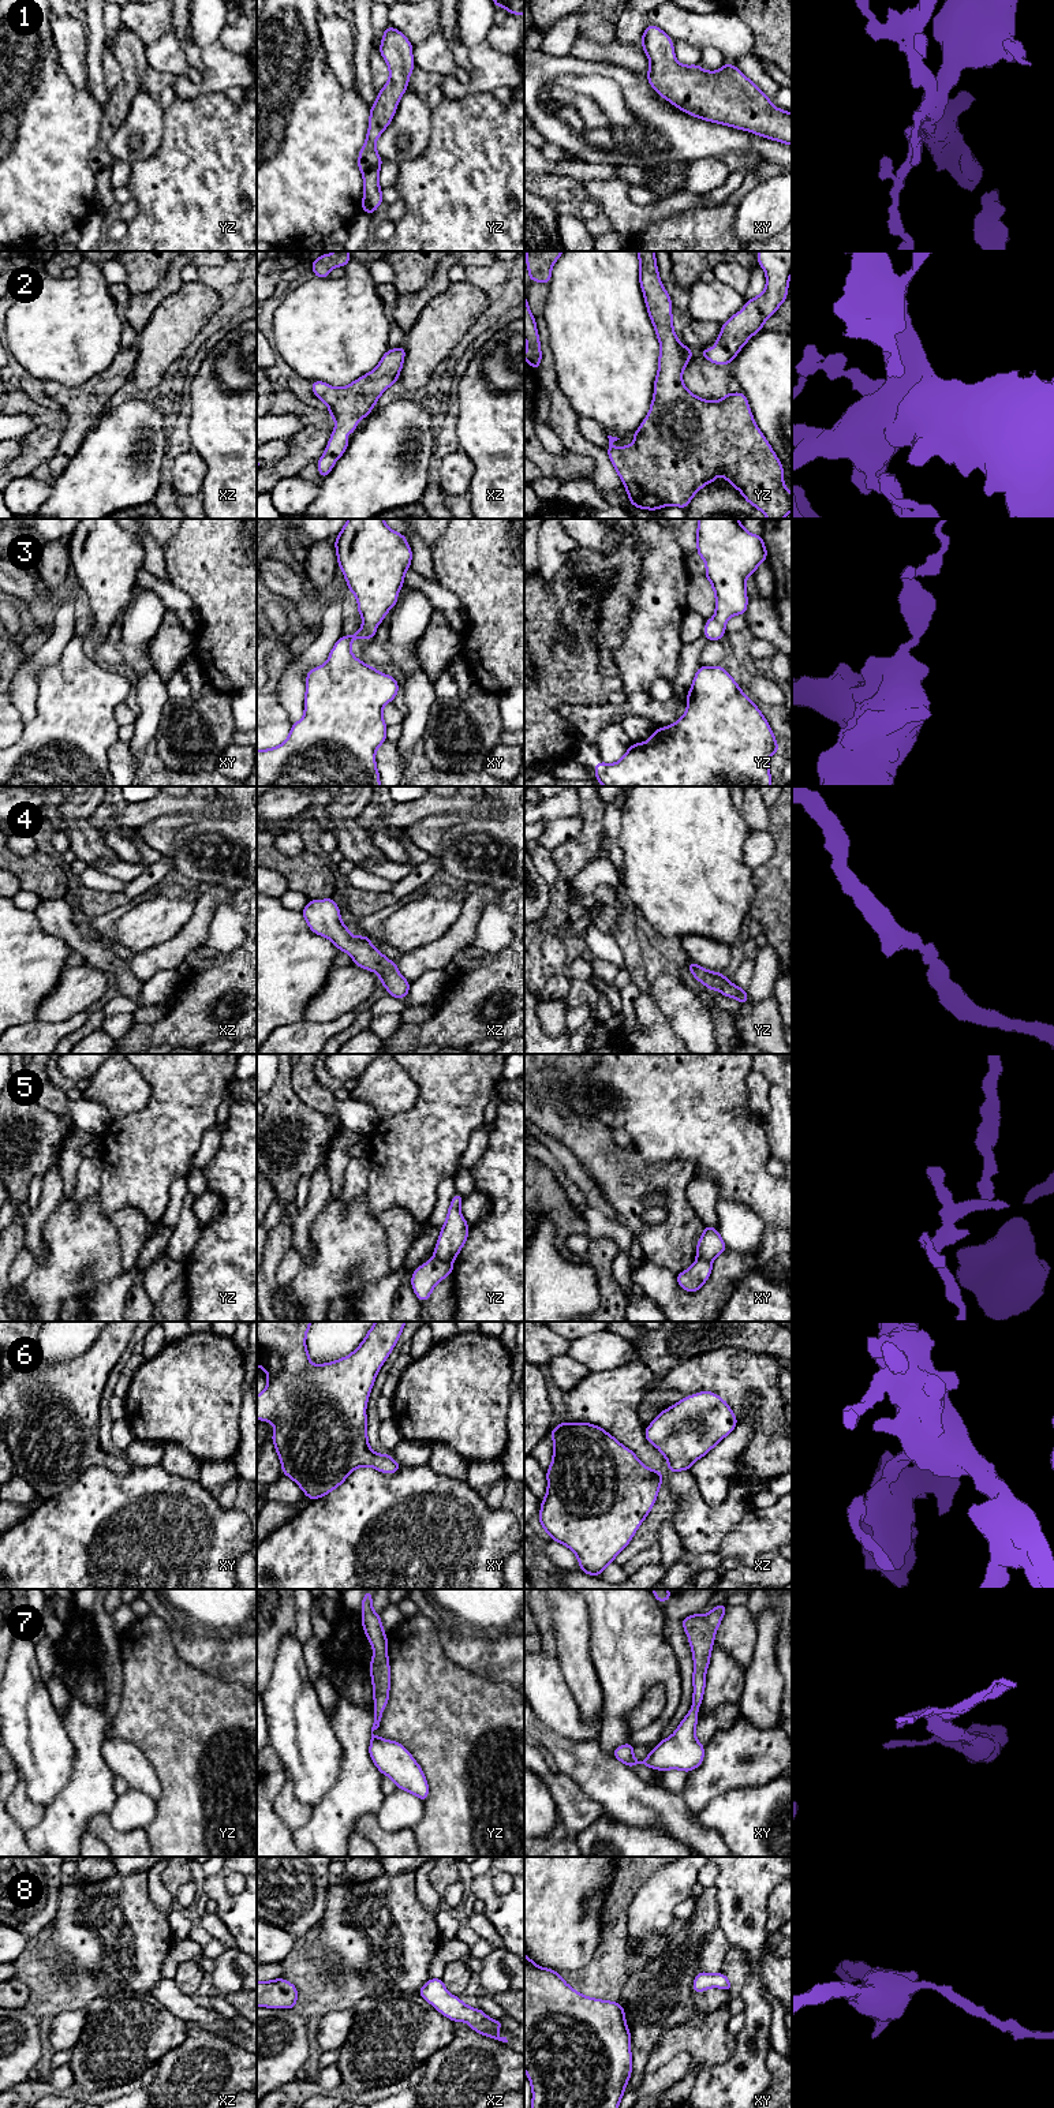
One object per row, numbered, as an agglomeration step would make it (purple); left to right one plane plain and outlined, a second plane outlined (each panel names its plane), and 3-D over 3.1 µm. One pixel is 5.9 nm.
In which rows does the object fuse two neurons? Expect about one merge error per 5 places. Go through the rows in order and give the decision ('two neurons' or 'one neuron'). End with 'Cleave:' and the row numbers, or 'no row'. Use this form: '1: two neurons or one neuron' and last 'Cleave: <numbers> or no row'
1: one neuron
2: one neuron
3: one neuron
4: one neuron
5: two neurons
6: one neuron
7: one neuron
8: one neuron
Cleave: 5

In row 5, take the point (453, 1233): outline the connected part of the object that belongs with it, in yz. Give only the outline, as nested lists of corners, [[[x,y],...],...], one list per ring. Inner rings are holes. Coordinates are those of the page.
[[[455,1193],[446,1214],[446,1221],[441,1227],[441,1233],[433,1253],[434,1257],[448,1262],[451,1264],[456,1260],[460,1249],[466,1244],[470,1231],[470,1226],[460,1212],[461,1201],[463,1196]]]

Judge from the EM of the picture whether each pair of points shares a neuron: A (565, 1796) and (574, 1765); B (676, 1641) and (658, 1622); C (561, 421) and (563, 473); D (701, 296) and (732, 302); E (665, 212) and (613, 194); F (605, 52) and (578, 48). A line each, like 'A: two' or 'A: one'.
A: two
B: two
C: two
D: one
E: one
F: one

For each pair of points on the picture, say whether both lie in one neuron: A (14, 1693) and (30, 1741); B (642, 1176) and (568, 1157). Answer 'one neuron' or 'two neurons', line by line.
A: one neuron
B: two neurons

